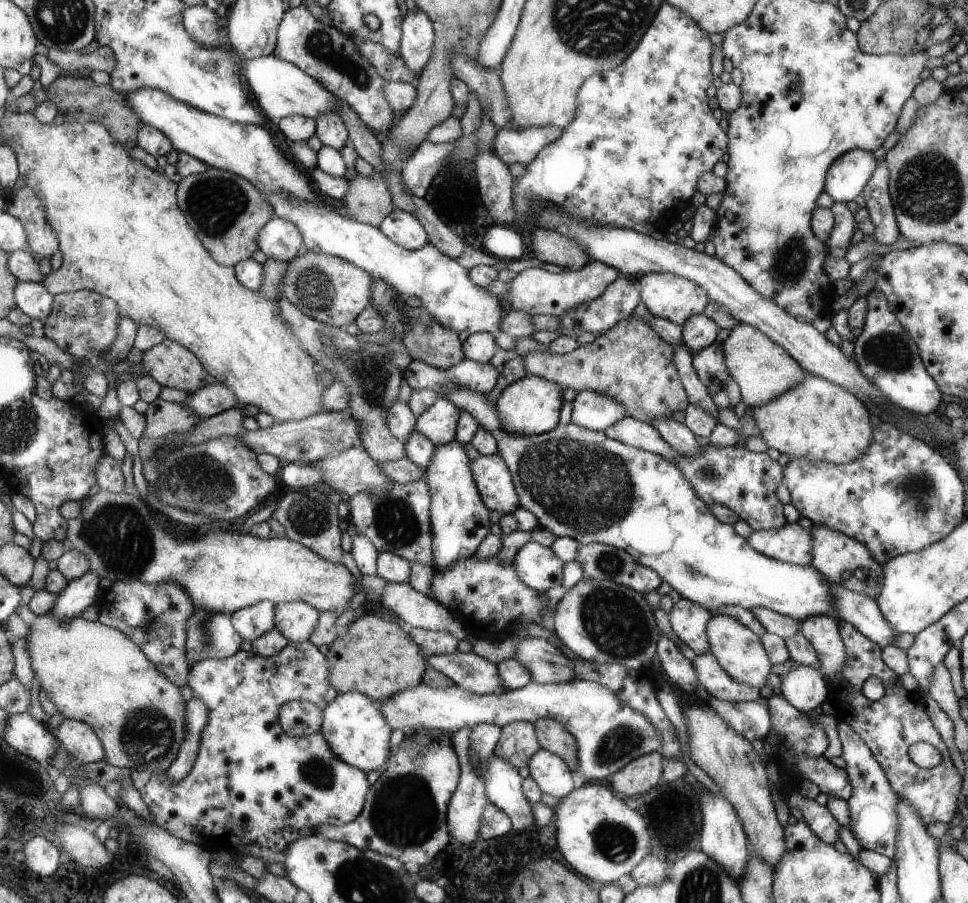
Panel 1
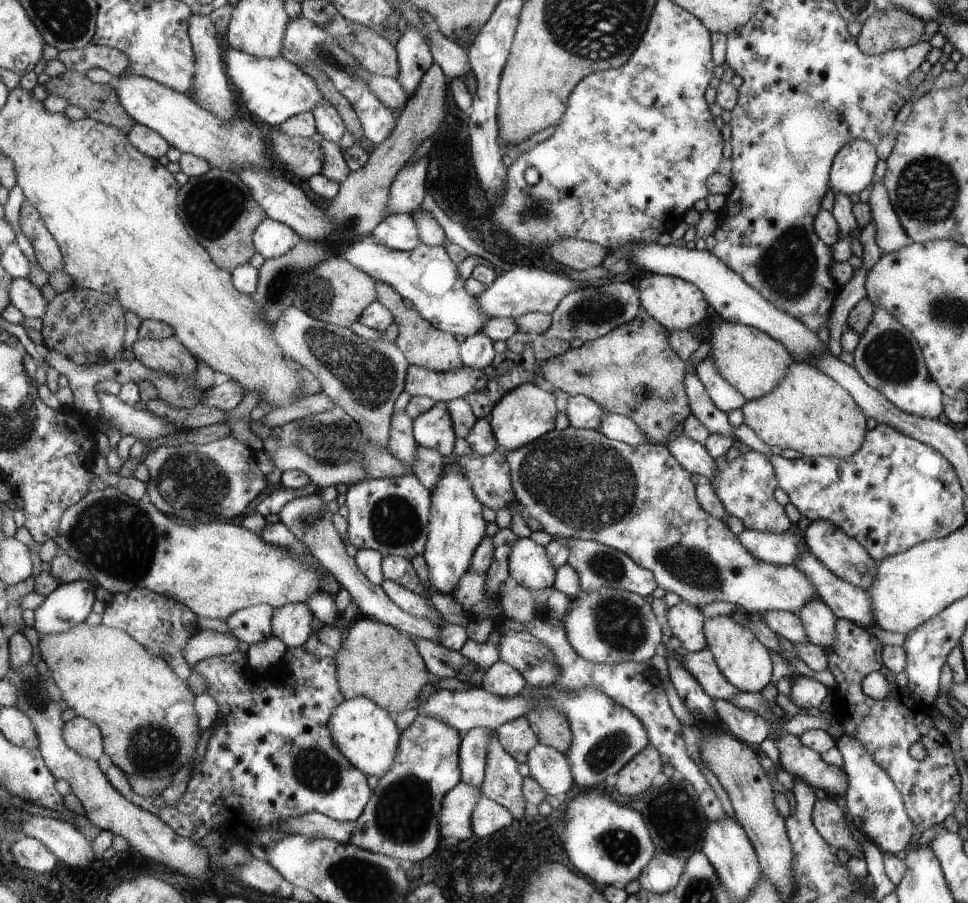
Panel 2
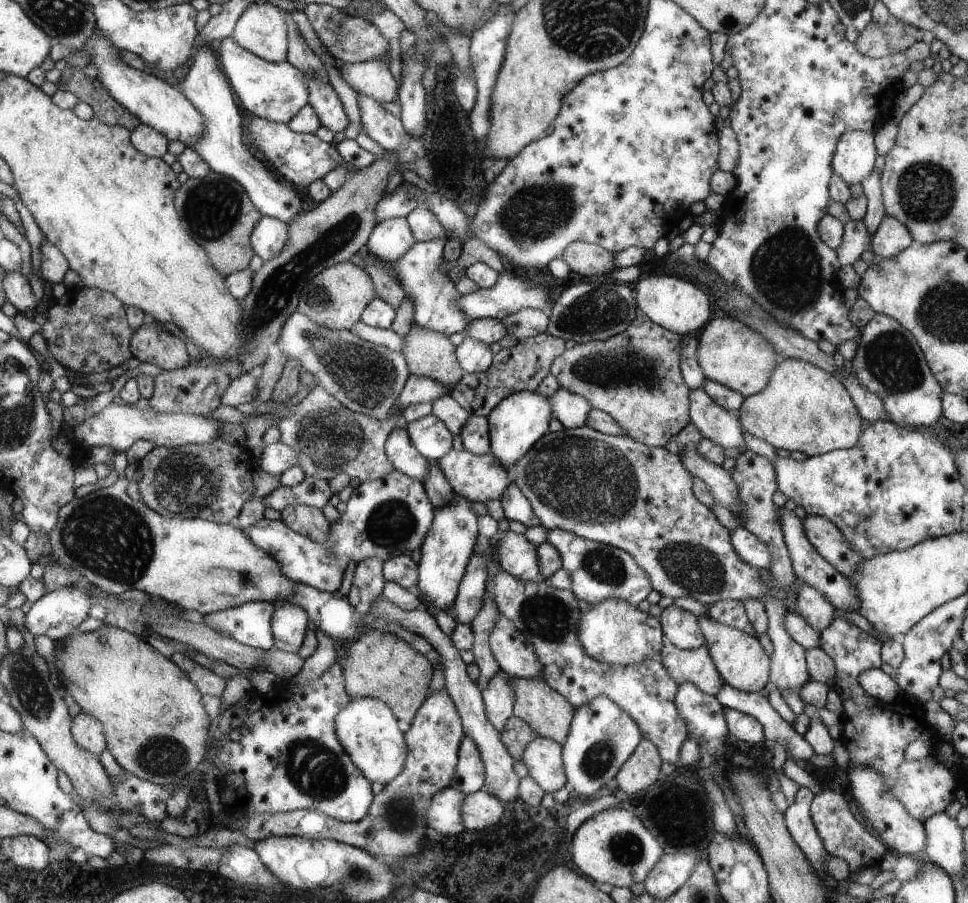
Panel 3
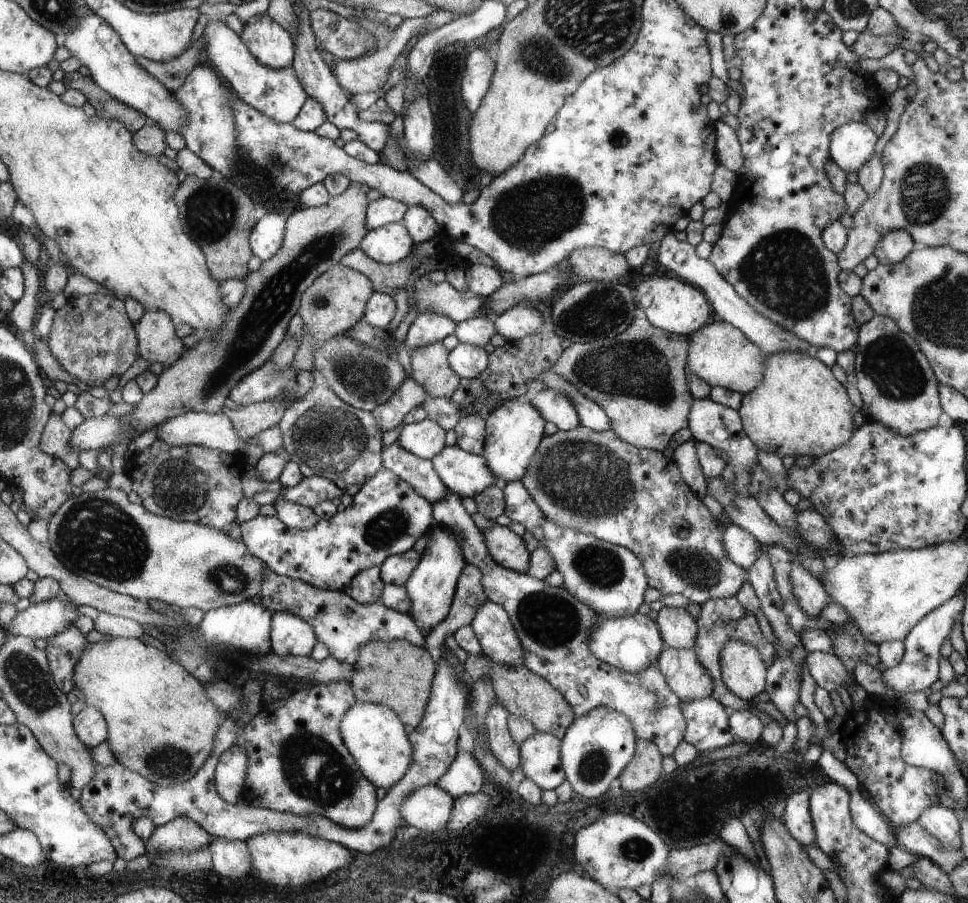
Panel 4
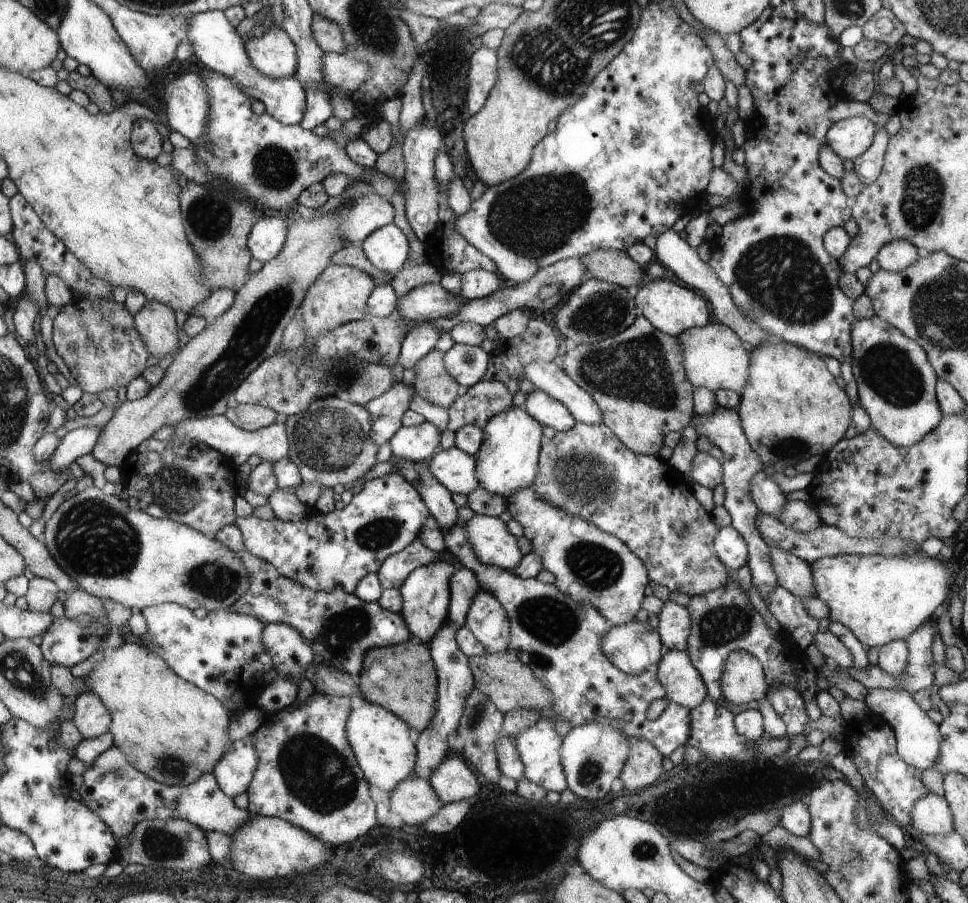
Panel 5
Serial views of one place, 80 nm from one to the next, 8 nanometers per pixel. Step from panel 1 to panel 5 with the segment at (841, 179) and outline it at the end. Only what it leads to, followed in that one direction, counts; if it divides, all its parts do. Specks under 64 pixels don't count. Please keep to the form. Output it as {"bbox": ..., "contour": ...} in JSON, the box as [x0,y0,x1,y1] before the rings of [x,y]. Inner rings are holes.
{"bbox":[826,115,876,160],"contour":[[[854,115],[835,122],[828,132],[826,144],[843,160],[856,160],[874,140],[876,127],[863,116]]]}

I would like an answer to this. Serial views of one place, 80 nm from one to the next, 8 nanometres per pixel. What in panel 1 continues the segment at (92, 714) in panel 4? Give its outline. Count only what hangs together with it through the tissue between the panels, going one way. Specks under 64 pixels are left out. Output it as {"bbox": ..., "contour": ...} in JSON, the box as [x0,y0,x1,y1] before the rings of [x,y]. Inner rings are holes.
{"bbox":[54,719,105,765],"contour":[[[64,719],[54,734],[80,765],[105,758],[103,744],[89,724],[76,719]]]}

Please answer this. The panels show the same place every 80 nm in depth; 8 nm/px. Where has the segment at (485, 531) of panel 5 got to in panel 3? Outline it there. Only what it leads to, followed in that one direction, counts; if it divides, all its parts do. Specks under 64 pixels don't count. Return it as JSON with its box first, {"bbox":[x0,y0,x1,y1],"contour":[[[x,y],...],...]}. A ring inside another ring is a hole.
{"bbox":[497,530,548,583],"contour":[[[509,530],[497,544],[499,566],[526,583],[547,583],[548,578],[542,572],[537,548],[525,535]]]}

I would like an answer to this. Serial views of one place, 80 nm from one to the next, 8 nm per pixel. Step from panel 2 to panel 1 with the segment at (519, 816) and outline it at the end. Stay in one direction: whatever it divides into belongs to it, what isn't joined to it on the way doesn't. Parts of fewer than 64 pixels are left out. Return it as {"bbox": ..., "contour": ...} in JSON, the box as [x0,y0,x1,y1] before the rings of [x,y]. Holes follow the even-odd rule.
{"bbox":[484,754,535,832],"contour":[[[495,754],[488,762],[490,769],[484,782],[489,802],[511,818],[513,830],[516,832],[528,830],[535,822],[533,804],[524,794],[523,778],[518,769]]]}

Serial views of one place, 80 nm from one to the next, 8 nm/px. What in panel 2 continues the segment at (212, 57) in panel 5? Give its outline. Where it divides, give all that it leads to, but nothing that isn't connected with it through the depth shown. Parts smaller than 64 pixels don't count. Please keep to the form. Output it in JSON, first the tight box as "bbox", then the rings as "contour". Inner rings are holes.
{"bbox":[225,46,324,128],"contour":[[[225,46],[225,63],[229,75],[229,82],[232,84],[236,97],[240,97],[245,102],[246,110],[251,112],[251,117],[258,123],[263,123],[270,128],[278,128],[288,118],[300,113],[312,111],[323,98],[324,94],[316,82],[309,74],[294,63],[288,62],[280,57],[255,57],[247,55],[242,51]]]}

